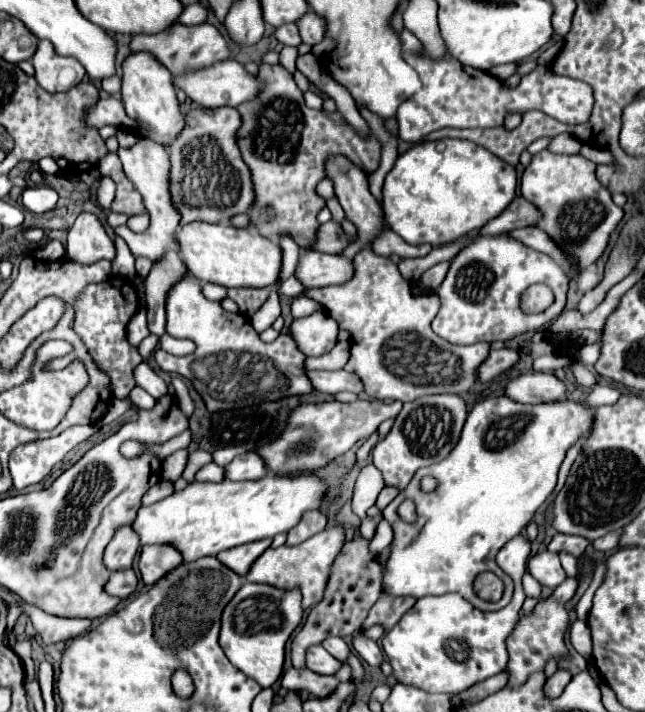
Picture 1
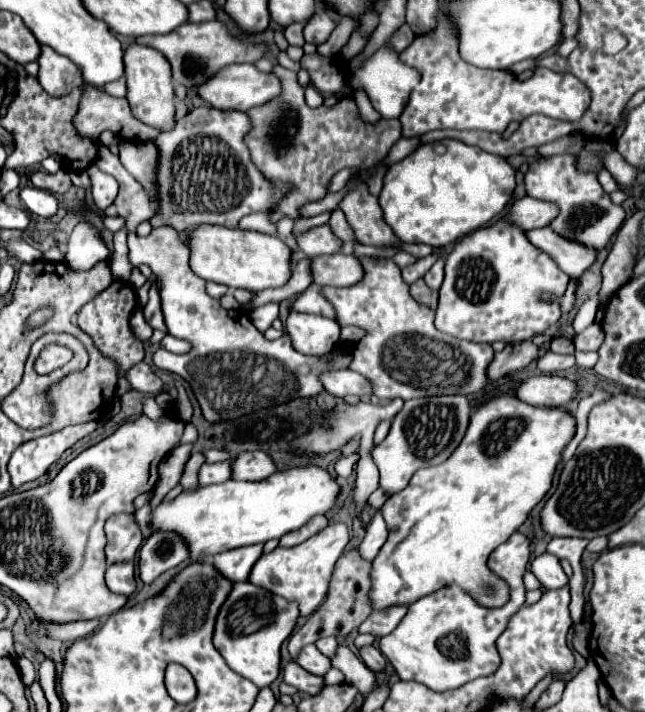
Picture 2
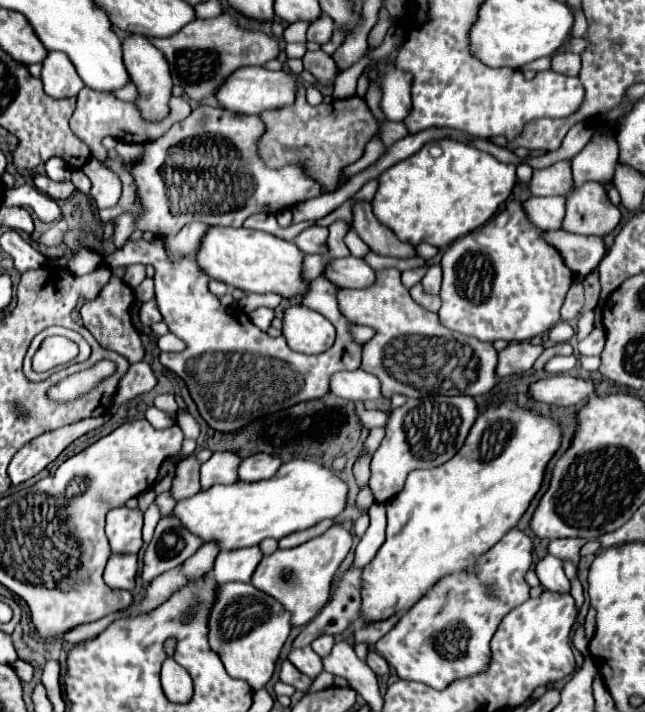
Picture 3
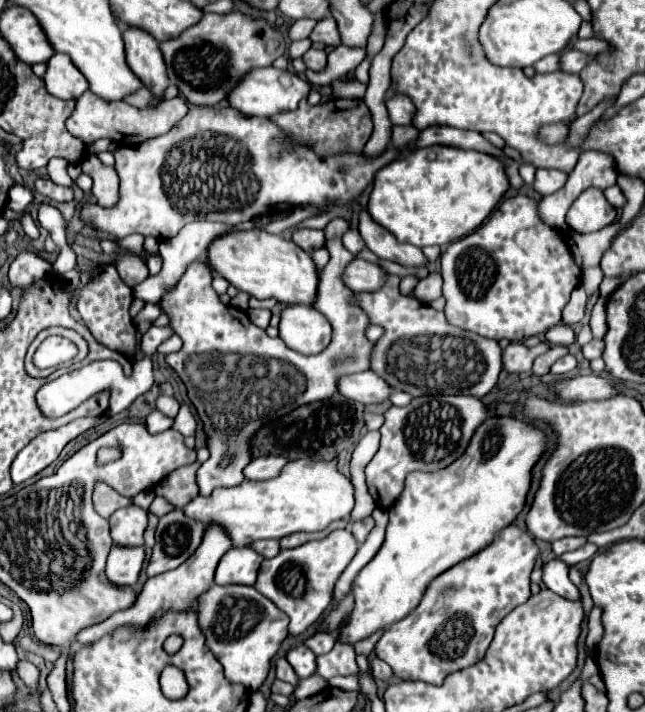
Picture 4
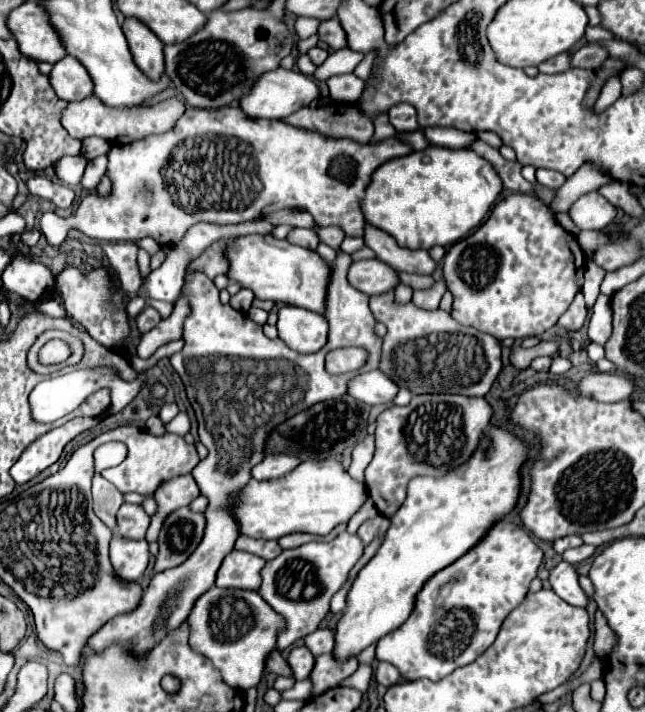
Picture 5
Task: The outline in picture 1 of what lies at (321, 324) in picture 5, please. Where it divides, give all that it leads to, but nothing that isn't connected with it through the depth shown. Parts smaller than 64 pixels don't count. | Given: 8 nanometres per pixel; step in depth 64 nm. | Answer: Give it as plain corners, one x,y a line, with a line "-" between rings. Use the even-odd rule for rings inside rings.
326,312
298,318
292,322
290,330
304,356
328,354
338,338
338,324

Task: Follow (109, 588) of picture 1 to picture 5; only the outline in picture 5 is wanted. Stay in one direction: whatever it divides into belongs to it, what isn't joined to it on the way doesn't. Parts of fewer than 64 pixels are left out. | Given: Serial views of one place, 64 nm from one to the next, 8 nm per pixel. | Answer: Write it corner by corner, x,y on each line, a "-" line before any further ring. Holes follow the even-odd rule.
114,536
110,542
110,564
114,574
124,582
138,582
148,566
146,540
120,540

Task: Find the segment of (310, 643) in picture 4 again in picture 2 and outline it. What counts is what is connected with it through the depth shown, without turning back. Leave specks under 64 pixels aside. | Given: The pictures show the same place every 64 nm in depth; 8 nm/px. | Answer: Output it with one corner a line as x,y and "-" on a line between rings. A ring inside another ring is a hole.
330,636
330,638
324,638
324,640
318,640
316,642
316,646
320,648
320,652
324,652
326,656
336,656
336,650
338,650
338,640
334,638
334,636

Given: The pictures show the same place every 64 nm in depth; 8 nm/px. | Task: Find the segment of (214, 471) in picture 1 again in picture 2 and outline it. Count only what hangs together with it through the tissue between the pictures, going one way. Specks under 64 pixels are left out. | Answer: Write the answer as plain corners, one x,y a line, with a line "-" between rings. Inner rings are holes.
218,462
218,464
204,464
204,468
200,468
198,480
202,480
202,486
208,484
218,484
218,482
226,482
232,478
232,470
230,470
232,462

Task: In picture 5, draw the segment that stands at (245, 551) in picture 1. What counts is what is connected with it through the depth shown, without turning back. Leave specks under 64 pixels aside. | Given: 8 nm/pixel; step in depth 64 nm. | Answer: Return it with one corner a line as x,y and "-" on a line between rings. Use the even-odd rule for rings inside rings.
232,550
224,558
216,574
216,586
258,590
262,568
264,568
264,560
260,556
244,552
244,550

